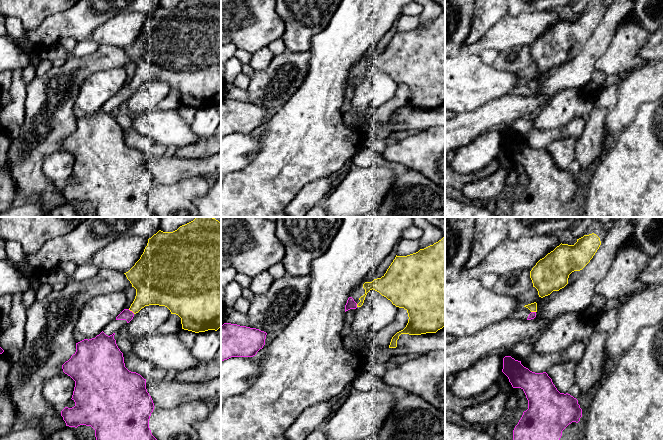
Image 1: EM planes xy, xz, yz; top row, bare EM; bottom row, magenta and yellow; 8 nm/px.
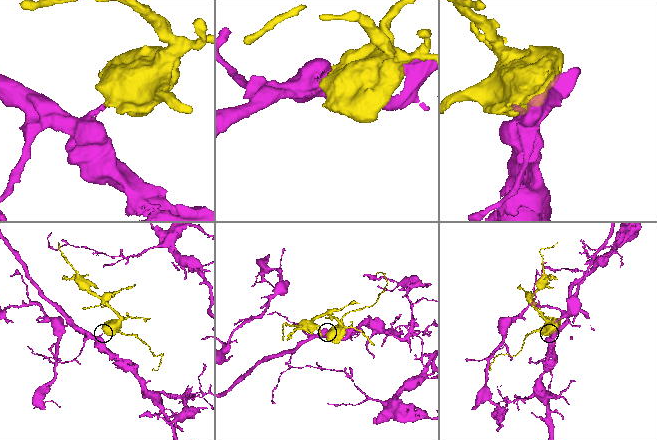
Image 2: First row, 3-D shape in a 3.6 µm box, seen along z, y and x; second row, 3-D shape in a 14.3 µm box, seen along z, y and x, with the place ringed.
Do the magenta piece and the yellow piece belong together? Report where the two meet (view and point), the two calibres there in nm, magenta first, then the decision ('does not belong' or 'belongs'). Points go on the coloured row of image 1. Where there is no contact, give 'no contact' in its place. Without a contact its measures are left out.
contact xy (131, 311); calibres 90 and 280 nm; belongs

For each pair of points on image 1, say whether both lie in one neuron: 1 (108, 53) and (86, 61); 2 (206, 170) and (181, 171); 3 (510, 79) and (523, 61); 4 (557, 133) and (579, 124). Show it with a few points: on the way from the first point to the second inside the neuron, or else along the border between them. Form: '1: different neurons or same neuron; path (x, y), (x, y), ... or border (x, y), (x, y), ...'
1: same neuron; path (103, 58), (99, 61), (91, 61)
2: same neuron; path (200, 170), (187, 170)
3: different neurons; border (492, 65), (496, 68), (515, 73)
4: same neuron; path (562, 132), (574, 128)

